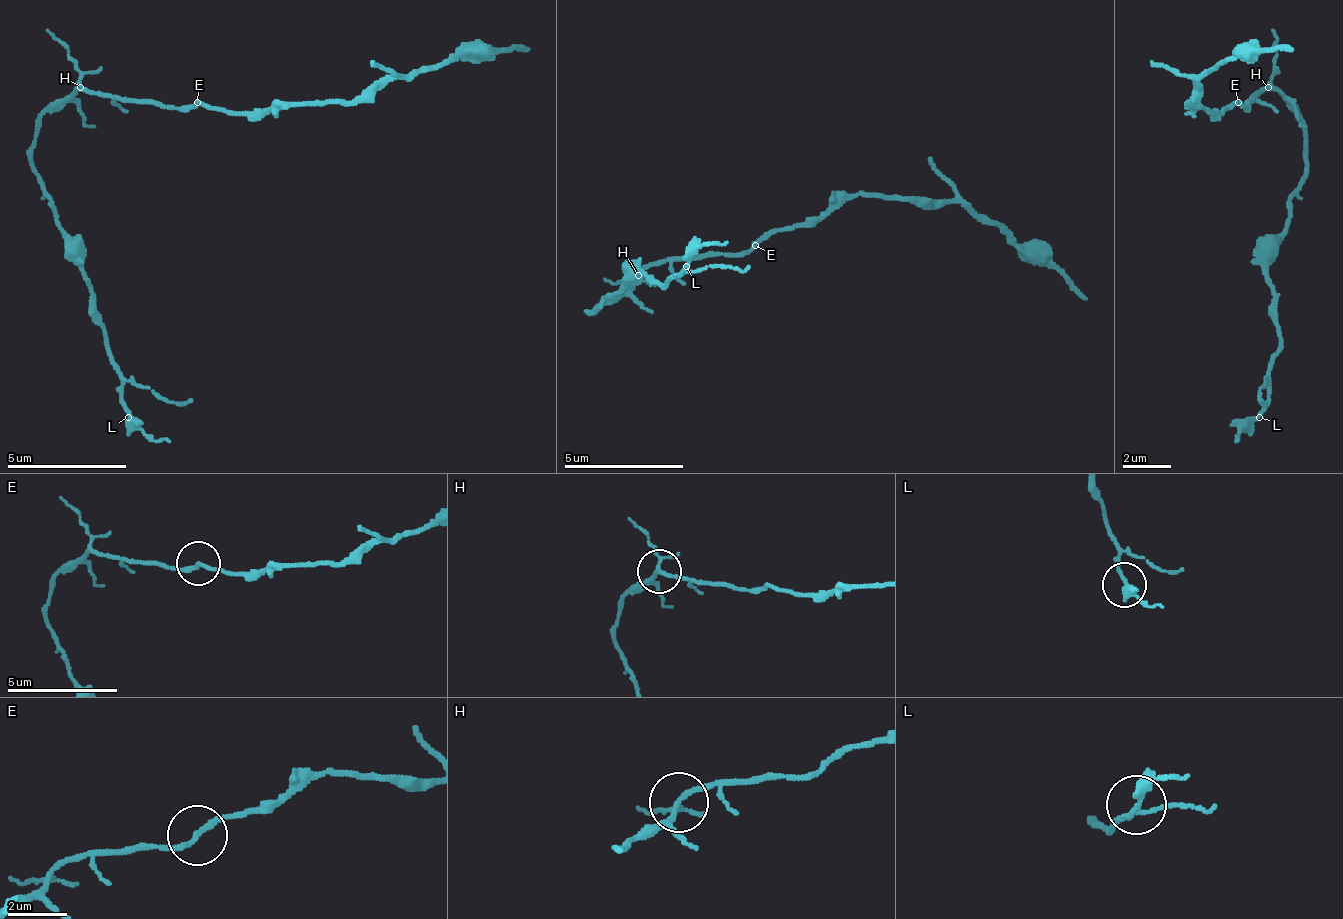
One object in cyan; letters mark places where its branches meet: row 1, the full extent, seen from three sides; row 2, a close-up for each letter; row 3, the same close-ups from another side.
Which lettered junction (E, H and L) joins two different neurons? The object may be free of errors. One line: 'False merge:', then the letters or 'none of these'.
False merge: none of these

